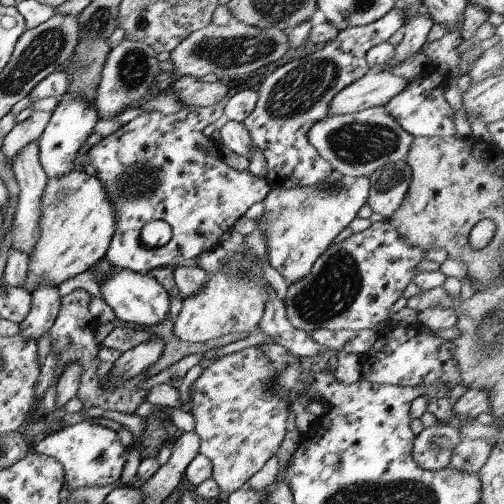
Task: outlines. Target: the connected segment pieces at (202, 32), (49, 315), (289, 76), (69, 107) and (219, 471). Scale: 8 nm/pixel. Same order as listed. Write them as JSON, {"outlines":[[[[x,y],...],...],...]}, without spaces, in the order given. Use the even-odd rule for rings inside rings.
{"outlines":[[[[238,21],[220,26],[210,23],[181,40],[177,48],[171,50],[167,61],[173,64],[172,72],[178,78],[193,76],[197,79],[206,74],[215,74],[219,80],[242,79],[243,76],[279,60],[290,48],[287,34],[288,31],[277,28],[261,29]]],[[[39,282],[31,292],[30,300],[31,310],[18,324],[18,334],[27,340],[38,340],[55,321],[60,304],[57,286]]],[[[393,8],[373,23],[349,26],[339,31],[336,38],[321,50],[312,48],[307,56],[279,66],[260,83],[255,107],[243,118],[242,124],[254,147],[265,158],[267,172],[263,178],[270,188],[310,186],[332,176],[331,164],[309,144],[307,133],[315,122],[327,117],[329,102],[335,94],[370,71],[364,60],[365,54],[373,46],[391,38],[402,27],[403,16],[405,12],[401,8]]],[[[69,92],[61,96],[53,108],[46,128],[37,140],[39,164],[41,164],[47,179],[59,178],[79,167],[85,140],[90,136],[97,121],[98,116],[94,104],[83,98],[75,98]]],[[[250,346],[213,360],[191,384],[189,412],[195,421],[193,432],[200,440],[198,453],[211,462],[211,479],[220,492],[231,495],[235,490],[244,487],[251,476],[275,455],[284,438],[291,399],[273,394],[267,386],[273,376],[277,378],[277,369],[277,365],[265,358],[259,346]]]]}

